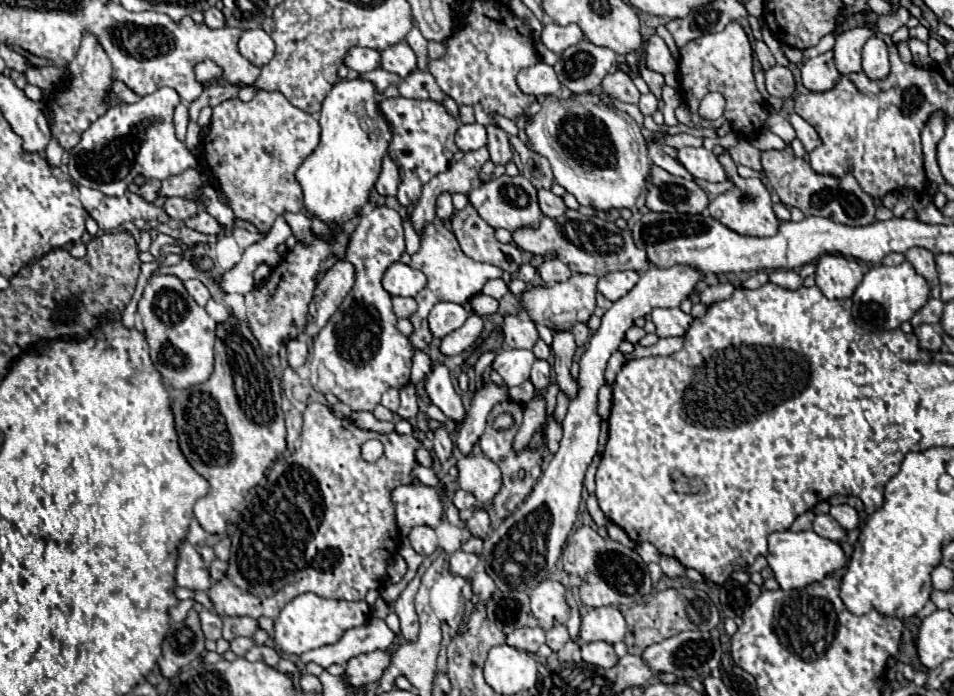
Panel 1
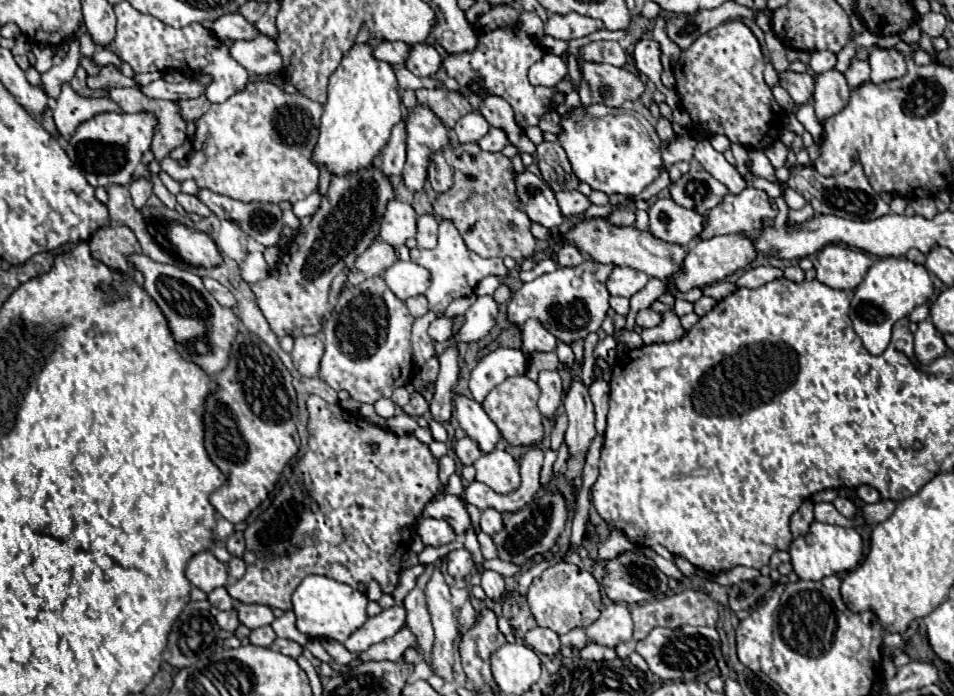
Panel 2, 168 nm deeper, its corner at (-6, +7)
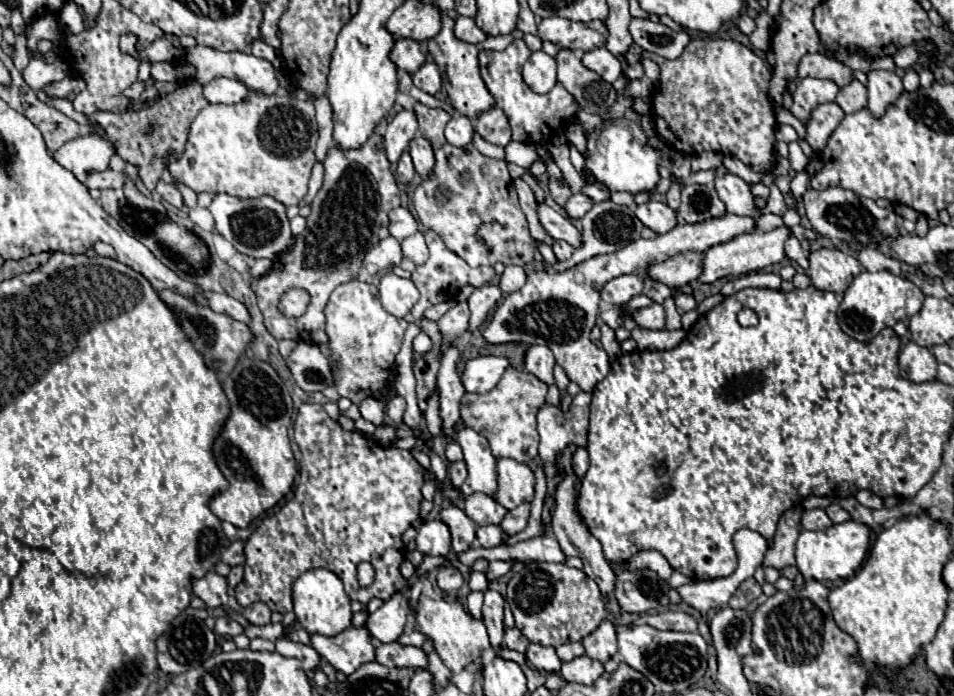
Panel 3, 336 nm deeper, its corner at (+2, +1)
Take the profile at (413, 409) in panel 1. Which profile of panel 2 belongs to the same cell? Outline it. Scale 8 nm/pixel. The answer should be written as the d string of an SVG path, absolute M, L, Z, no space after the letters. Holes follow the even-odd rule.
M414 392L412 400L402 410L410 416L424 416L428 412L428 402L424 400L424 396L420 392Z

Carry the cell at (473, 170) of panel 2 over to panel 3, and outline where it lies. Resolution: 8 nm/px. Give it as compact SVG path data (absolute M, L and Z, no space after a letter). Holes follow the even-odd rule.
M444 144L434 154L434 172L412 198L420 222L440 234L444 244L470 266L494 266L496 262L524 266L532 262L536 240L530 236L506 162L480 154L474 144L462 148Z

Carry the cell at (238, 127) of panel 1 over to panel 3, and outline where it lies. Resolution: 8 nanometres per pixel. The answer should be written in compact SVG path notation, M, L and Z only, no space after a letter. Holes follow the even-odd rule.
M248 90L244 102L220 106L208 104L192 122L182 156L168 164L170 174L196 194L230 194L236 198L272 196L292 206L308 192L308 178L316 164L314 148L318 124L314 104L288 94L264 94Z

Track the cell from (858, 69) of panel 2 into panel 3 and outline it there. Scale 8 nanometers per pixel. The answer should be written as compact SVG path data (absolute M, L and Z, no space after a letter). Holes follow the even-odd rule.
M852 80L848 86L840 88L840 92L836 96L836 104L846 114L862 110L866 106L866 86L862 82L858 82L858 80Z

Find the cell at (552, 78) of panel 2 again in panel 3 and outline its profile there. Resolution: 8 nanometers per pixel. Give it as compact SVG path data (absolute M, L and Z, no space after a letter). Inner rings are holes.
M542 50L532 52L532 56L524 64L524 82L536 94L550 92L556 84L556 60Z

